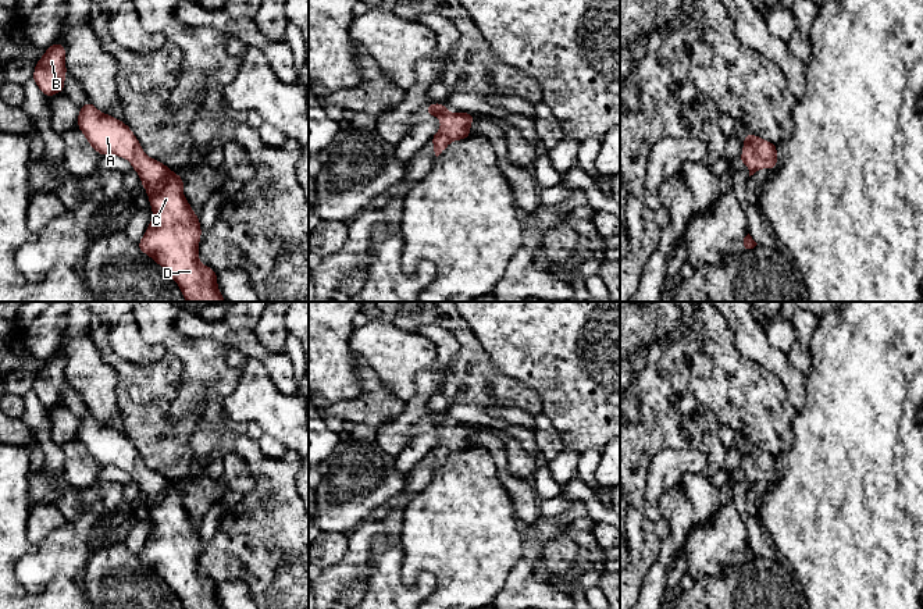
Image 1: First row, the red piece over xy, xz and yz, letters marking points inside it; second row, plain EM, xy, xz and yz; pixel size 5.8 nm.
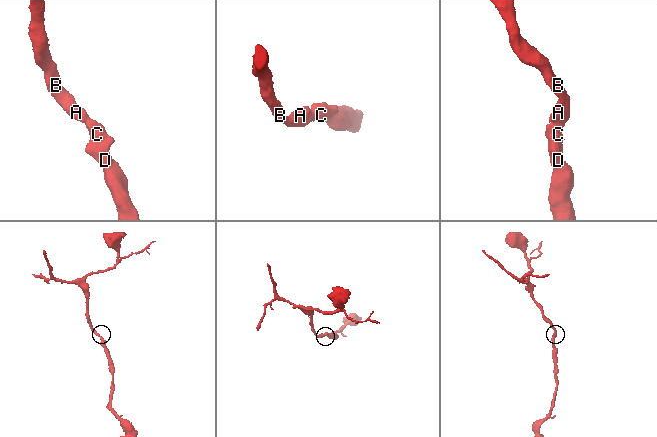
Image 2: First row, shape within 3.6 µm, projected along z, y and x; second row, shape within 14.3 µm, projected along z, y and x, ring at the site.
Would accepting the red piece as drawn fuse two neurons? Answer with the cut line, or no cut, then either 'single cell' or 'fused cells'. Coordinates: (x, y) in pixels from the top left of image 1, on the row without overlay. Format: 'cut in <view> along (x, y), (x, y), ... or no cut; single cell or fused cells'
no cut; single cell

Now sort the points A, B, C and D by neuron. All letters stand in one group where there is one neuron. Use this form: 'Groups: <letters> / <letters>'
Groups: A B C D

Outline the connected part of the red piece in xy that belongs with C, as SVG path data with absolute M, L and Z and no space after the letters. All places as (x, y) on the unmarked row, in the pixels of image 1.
M90 412L79 419L76 435L100 467L128 471L147 503L153 530L136 556L139 562L171 587L183 609L224 609L217 583L199 571L202 538L183 508L183 488L146 467L132 441L99 423Z

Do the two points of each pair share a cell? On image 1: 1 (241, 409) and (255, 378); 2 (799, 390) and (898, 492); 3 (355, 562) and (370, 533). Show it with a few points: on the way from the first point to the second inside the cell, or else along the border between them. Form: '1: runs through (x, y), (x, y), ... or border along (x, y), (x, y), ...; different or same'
1: runs through (246, 402), (253, 395), (253, 385); same
2: border along (806, 374), (805, 403), (798, 412); different
3: runs through (357, 555), (359, 544), (363, 540); same

